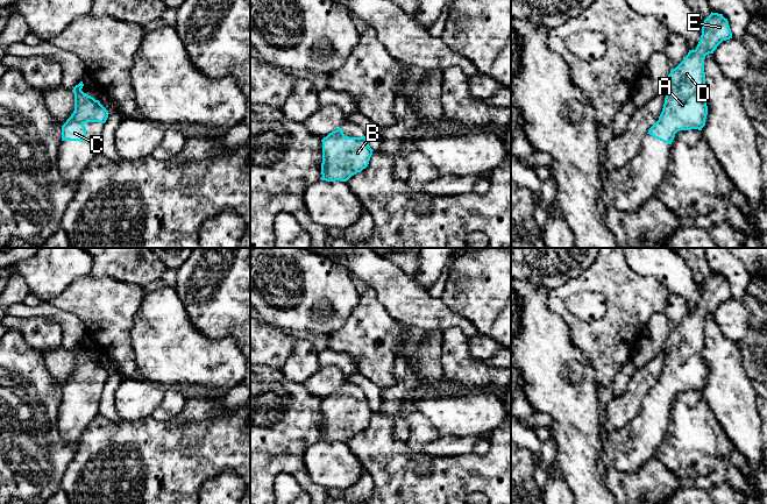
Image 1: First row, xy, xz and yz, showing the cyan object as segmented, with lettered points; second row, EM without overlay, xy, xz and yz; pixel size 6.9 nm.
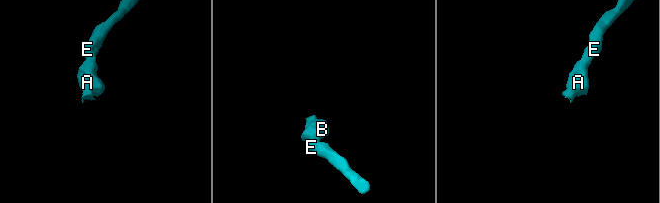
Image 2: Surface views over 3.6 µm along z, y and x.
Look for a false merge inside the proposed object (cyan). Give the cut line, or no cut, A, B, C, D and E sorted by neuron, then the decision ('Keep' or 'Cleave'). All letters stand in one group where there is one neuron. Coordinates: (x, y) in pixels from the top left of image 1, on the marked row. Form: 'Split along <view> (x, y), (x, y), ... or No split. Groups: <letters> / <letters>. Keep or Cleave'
No split. Groups: A B C D E. Keep

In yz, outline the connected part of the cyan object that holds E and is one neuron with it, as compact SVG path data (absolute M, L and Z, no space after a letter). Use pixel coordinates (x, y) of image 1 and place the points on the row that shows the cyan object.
M711 12L703 22L701 40L696 49L689 50L686 58L675 69L670 70L661 87L661 91L666 93L663 108L659 120L649 128L647 134L672 144L675 134L680 130L702 130L708 115L706 100L703 97L703 88L705 86L704 59L706 55L713 54L723 41L730 38L732 38L732 33L727 19L723 14Z

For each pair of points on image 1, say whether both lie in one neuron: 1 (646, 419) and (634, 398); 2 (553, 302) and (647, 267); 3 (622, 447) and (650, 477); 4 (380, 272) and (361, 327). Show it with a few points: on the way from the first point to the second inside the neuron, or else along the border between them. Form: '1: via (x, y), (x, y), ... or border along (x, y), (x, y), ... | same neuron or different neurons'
1: border along (646, 394), (640, 410), (620, 427) | different neurons
2: border along (625, 260), (634, 271), (653, 276), (660, 282) | different neurons
3: border along (654, 454), (633, 473), (622, 473), (613, 469) | different neurons
4: border along (368, 286), (375, 291), (377, 299), (389, 313) | different neurons

